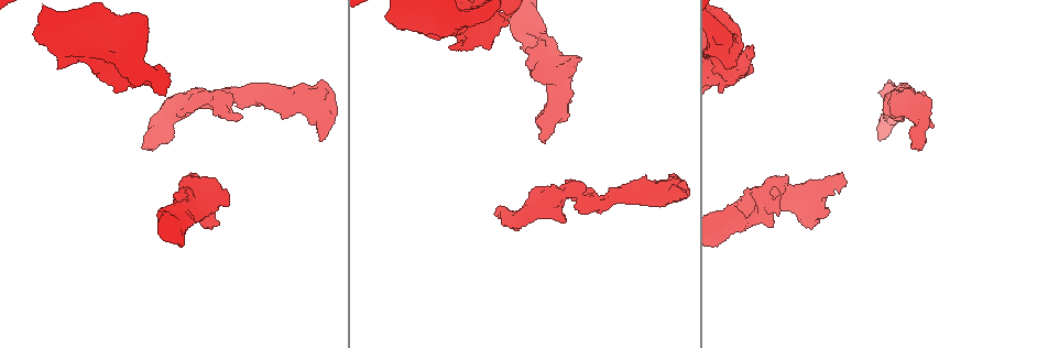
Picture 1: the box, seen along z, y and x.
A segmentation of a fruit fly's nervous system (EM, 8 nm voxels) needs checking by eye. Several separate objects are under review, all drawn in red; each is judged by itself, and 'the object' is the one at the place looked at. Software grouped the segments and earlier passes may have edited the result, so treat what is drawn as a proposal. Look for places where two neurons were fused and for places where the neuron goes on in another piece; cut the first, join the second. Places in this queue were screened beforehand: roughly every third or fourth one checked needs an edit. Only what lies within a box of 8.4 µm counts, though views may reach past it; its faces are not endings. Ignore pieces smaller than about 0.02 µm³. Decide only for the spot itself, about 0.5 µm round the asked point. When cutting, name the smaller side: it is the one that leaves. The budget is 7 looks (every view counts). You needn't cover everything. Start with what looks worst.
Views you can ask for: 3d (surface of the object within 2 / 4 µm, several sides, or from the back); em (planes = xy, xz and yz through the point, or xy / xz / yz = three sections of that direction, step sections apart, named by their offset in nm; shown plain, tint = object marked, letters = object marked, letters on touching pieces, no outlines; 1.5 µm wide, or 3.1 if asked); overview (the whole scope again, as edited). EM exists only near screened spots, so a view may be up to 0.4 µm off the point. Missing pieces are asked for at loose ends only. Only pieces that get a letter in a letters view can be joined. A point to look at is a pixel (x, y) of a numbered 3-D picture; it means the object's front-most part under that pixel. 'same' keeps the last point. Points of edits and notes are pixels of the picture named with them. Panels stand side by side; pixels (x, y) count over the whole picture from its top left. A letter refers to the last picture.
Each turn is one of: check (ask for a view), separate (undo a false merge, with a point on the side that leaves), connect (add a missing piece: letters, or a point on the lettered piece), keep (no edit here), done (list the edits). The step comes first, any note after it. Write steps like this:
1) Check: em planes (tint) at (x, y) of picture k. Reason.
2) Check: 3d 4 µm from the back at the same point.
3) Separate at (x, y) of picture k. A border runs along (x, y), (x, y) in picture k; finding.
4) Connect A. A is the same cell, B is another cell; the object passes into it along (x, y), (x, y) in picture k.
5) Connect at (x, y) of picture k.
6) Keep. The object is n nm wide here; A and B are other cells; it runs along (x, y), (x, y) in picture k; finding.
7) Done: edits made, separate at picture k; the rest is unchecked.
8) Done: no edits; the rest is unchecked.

Check: em planes (letters) at (843, 181) of picture 1. Stops while still wide.

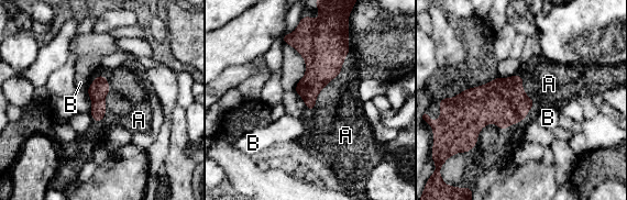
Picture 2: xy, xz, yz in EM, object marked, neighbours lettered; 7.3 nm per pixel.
Connect A. A is the same cell, B is another cell; it goes on there.

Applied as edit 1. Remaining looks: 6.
Check: 3d 4 µm at (496, 212) of picture 1. An open end.

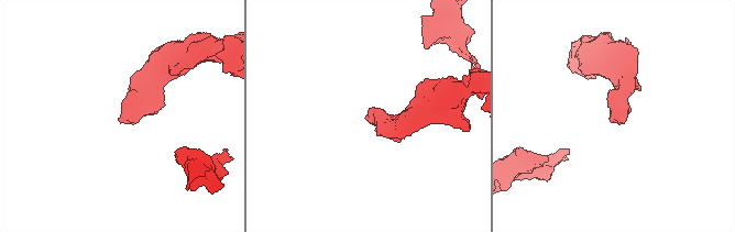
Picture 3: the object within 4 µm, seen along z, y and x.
Check: em xz step 8 (tint) at (616, 120) of picture 3. Now the EM.

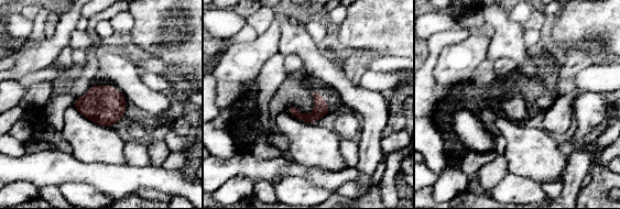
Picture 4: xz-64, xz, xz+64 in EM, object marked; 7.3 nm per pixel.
Check: em xz step 8 (letters) at the same point. See the neighbours.

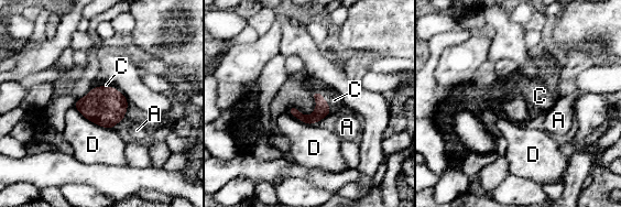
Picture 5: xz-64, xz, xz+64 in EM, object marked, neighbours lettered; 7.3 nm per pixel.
Connect C. The longest contact is with D, 340 nm; C is the same cell, A and D are other cells; the neuron continues.

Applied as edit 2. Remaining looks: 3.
Check: 3d 4 µm from the back at (504, 21) of picture 1. Closes a loop.

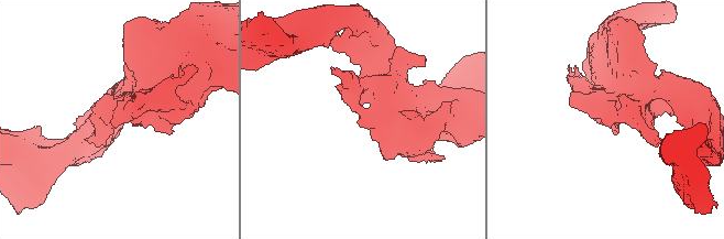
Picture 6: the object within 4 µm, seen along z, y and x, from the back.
Check: em xy step 4 (tint) at (117, 117) of picture 6.

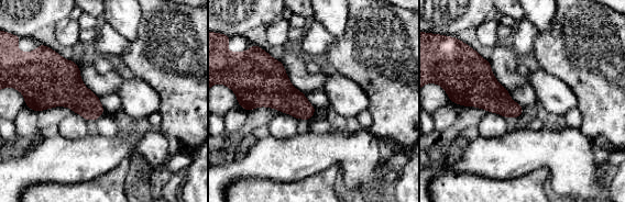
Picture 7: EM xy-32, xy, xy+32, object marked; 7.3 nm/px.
Check: em xy step 4 (letters) at the same point.

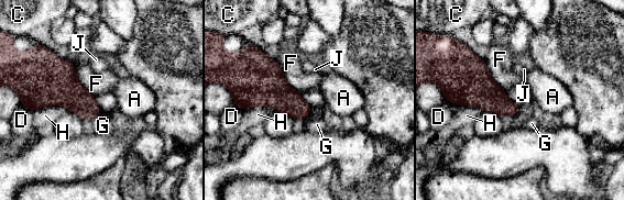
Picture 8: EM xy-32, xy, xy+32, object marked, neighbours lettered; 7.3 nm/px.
Keep. A, C, D, F, G, H and J are other cells; a border runs along (99, 110), (90, 119) in picture 8; continuous, no second neuron.

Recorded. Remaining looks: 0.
Done: edits made, connect at picture 2, connect at picture 5; the rest is unchecked.

